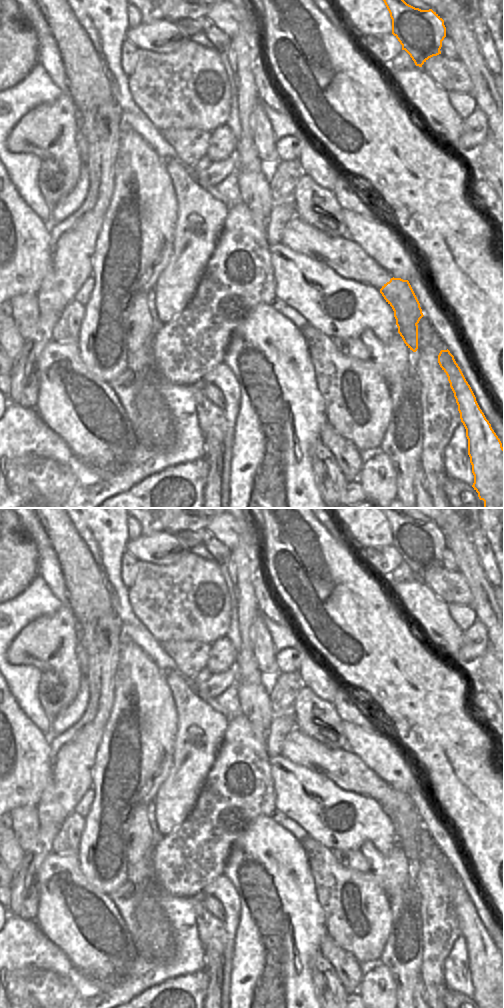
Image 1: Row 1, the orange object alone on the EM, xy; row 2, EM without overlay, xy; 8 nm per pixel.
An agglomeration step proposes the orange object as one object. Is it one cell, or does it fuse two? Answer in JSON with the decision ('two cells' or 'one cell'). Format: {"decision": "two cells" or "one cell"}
{"decision": "two cells"}

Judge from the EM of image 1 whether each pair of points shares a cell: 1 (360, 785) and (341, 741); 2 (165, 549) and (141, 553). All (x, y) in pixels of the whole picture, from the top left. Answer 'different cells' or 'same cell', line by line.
1: different cells
2: same cell

